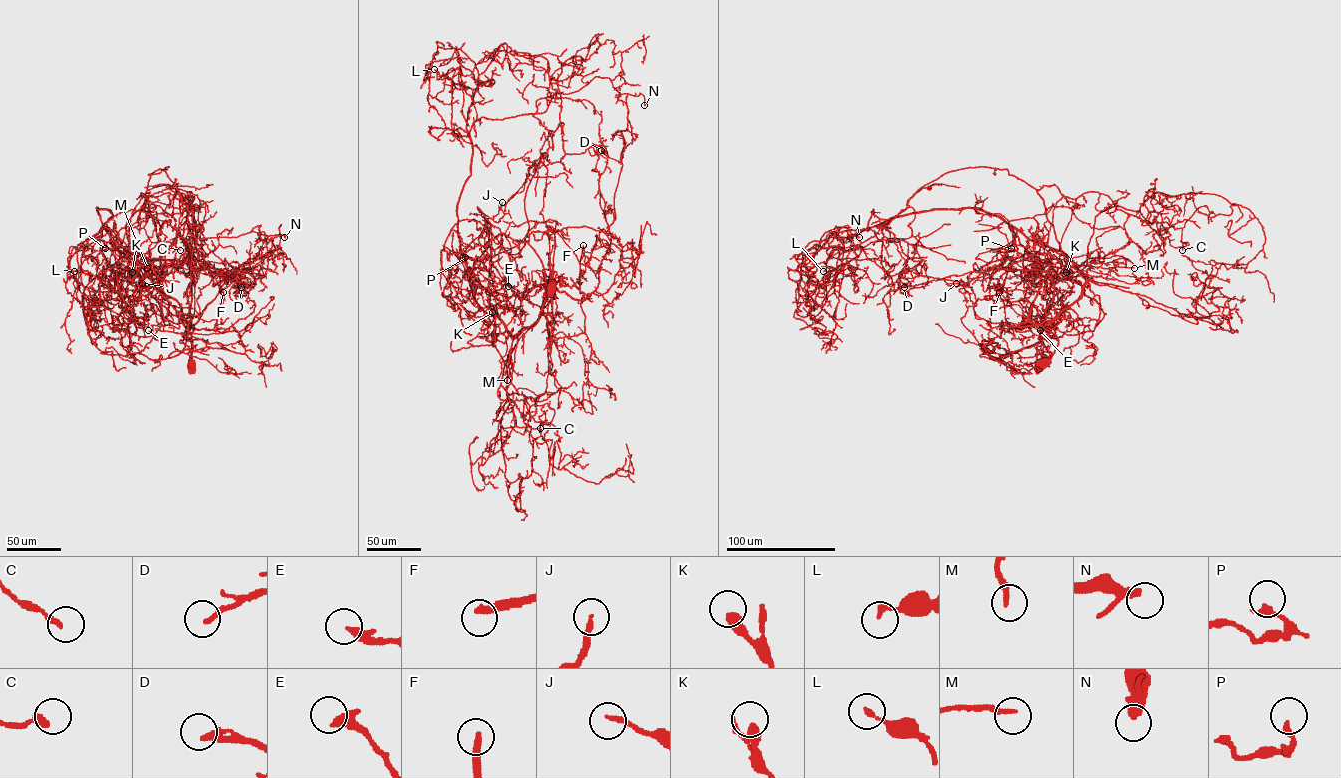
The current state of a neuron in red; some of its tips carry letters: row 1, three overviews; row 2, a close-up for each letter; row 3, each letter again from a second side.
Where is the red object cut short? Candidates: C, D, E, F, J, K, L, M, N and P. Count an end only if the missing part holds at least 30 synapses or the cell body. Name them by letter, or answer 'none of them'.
F, M

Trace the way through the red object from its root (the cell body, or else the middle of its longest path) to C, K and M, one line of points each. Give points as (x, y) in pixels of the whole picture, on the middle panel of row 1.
C: (550, 287), (552, 303), (552, 281), (533, 325), (486, 339), (504, 362), (495, 419), (523, 435), (540, 428)
K: (550, 287), (552, 303), (552, 281), (531, 326), (513, 337), (501, 322), (490, 344), (468, 343), (492, 312)
M: (550, 287), (552, 303), (550, 275), (557, 312), (540, 314), (520, 338), (508, 356), (507, 380)

